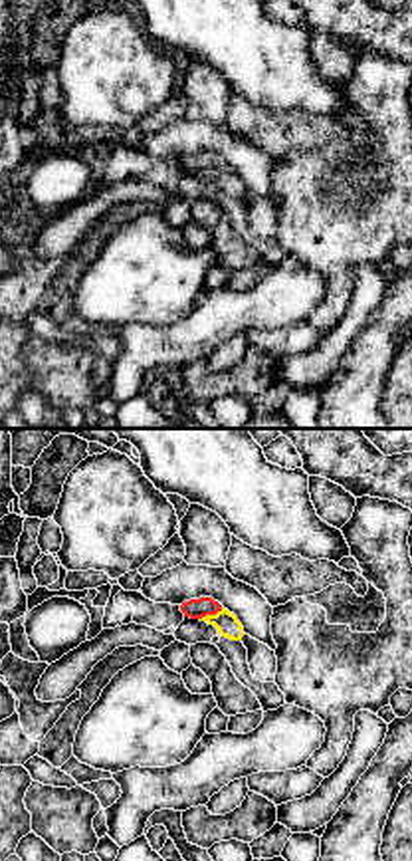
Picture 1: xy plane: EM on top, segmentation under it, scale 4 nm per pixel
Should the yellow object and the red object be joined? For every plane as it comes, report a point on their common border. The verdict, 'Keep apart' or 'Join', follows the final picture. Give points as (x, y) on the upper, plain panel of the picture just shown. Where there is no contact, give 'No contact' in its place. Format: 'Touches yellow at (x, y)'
Touches yellow at (210, 171)

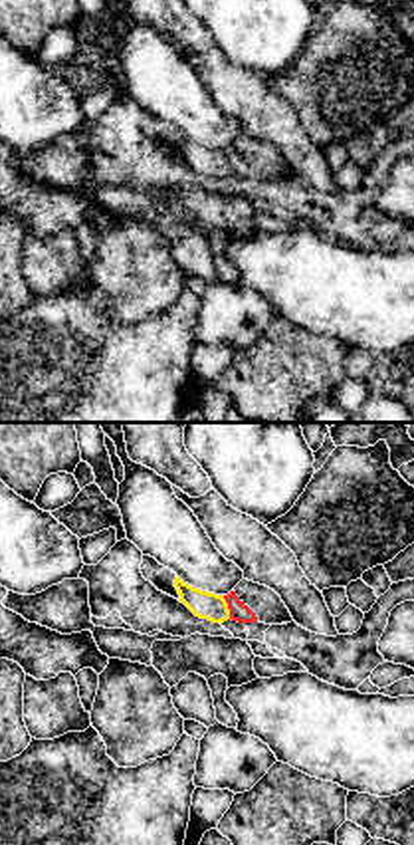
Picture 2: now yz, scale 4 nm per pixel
Touches yellow at (226, 163)

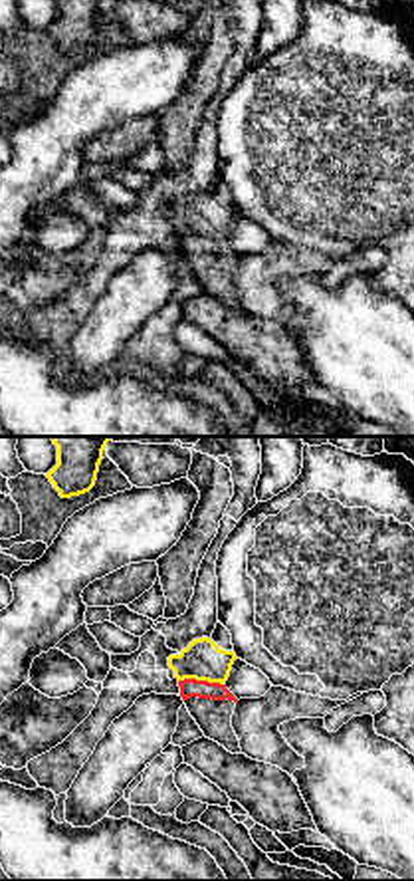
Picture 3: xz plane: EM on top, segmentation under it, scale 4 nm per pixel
Touches yellow at (203, 235)

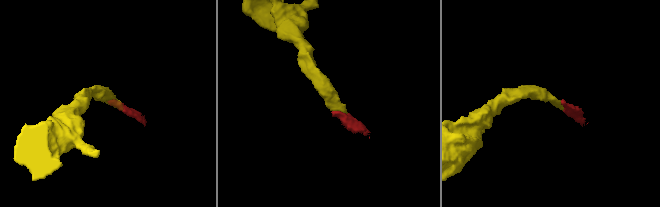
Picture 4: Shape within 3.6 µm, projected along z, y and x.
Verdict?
Join

